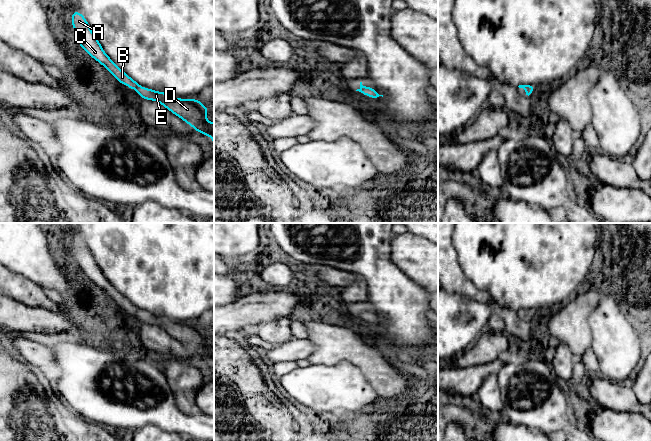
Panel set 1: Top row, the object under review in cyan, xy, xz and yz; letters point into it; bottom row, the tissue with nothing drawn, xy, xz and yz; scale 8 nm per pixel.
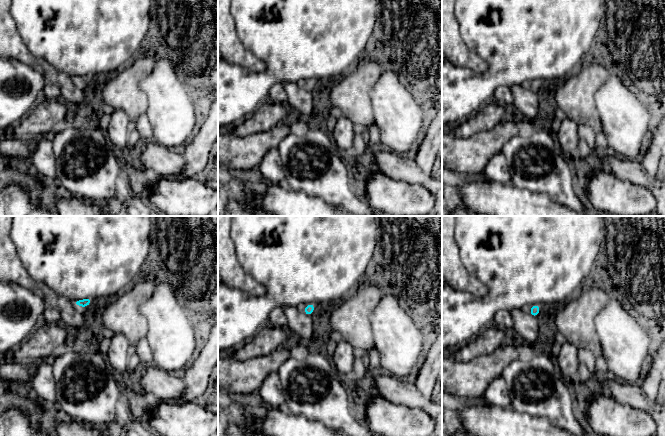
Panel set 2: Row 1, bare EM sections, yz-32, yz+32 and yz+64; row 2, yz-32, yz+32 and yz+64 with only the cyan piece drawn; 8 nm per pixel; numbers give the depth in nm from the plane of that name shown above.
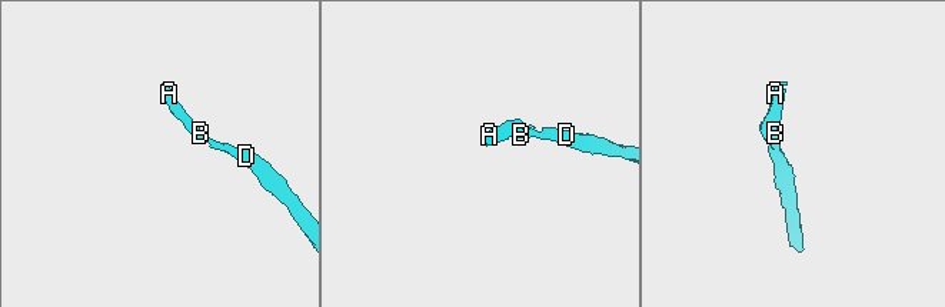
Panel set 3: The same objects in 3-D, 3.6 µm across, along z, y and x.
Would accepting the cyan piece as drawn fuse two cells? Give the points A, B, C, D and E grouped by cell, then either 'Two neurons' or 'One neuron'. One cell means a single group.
Groups: A B C D E. One neuron

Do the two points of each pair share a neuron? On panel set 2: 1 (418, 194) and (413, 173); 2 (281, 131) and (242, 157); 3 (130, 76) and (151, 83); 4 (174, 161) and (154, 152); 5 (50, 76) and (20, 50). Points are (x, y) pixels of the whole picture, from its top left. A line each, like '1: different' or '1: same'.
1: different
2: same
3: different
4: same
5: same

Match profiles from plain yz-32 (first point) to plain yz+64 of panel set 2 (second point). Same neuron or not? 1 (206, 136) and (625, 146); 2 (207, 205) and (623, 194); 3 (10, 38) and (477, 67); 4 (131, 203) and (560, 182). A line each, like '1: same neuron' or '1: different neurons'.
1: different neurons
2: same neuron
3: same neuron
4: same neuron

